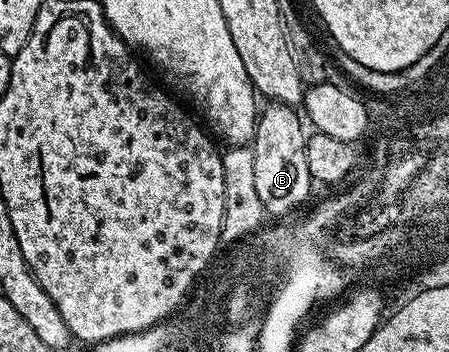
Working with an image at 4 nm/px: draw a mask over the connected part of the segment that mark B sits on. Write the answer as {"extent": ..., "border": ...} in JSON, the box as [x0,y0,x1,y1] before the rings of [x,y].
{"extent":[251,103,315,219],"border":[[[269,103],[266,106],[266,109],[264,106],[258,112],[257,129],[251,142],[255,163],[255,195],[266,214],[274,213],[274,218],[281,219],[286,216],[284,213],[299,208],[308,199],[309,188],[314,188],[315,182],[307,167],[307,129],[302,114],[291,105]]]}

